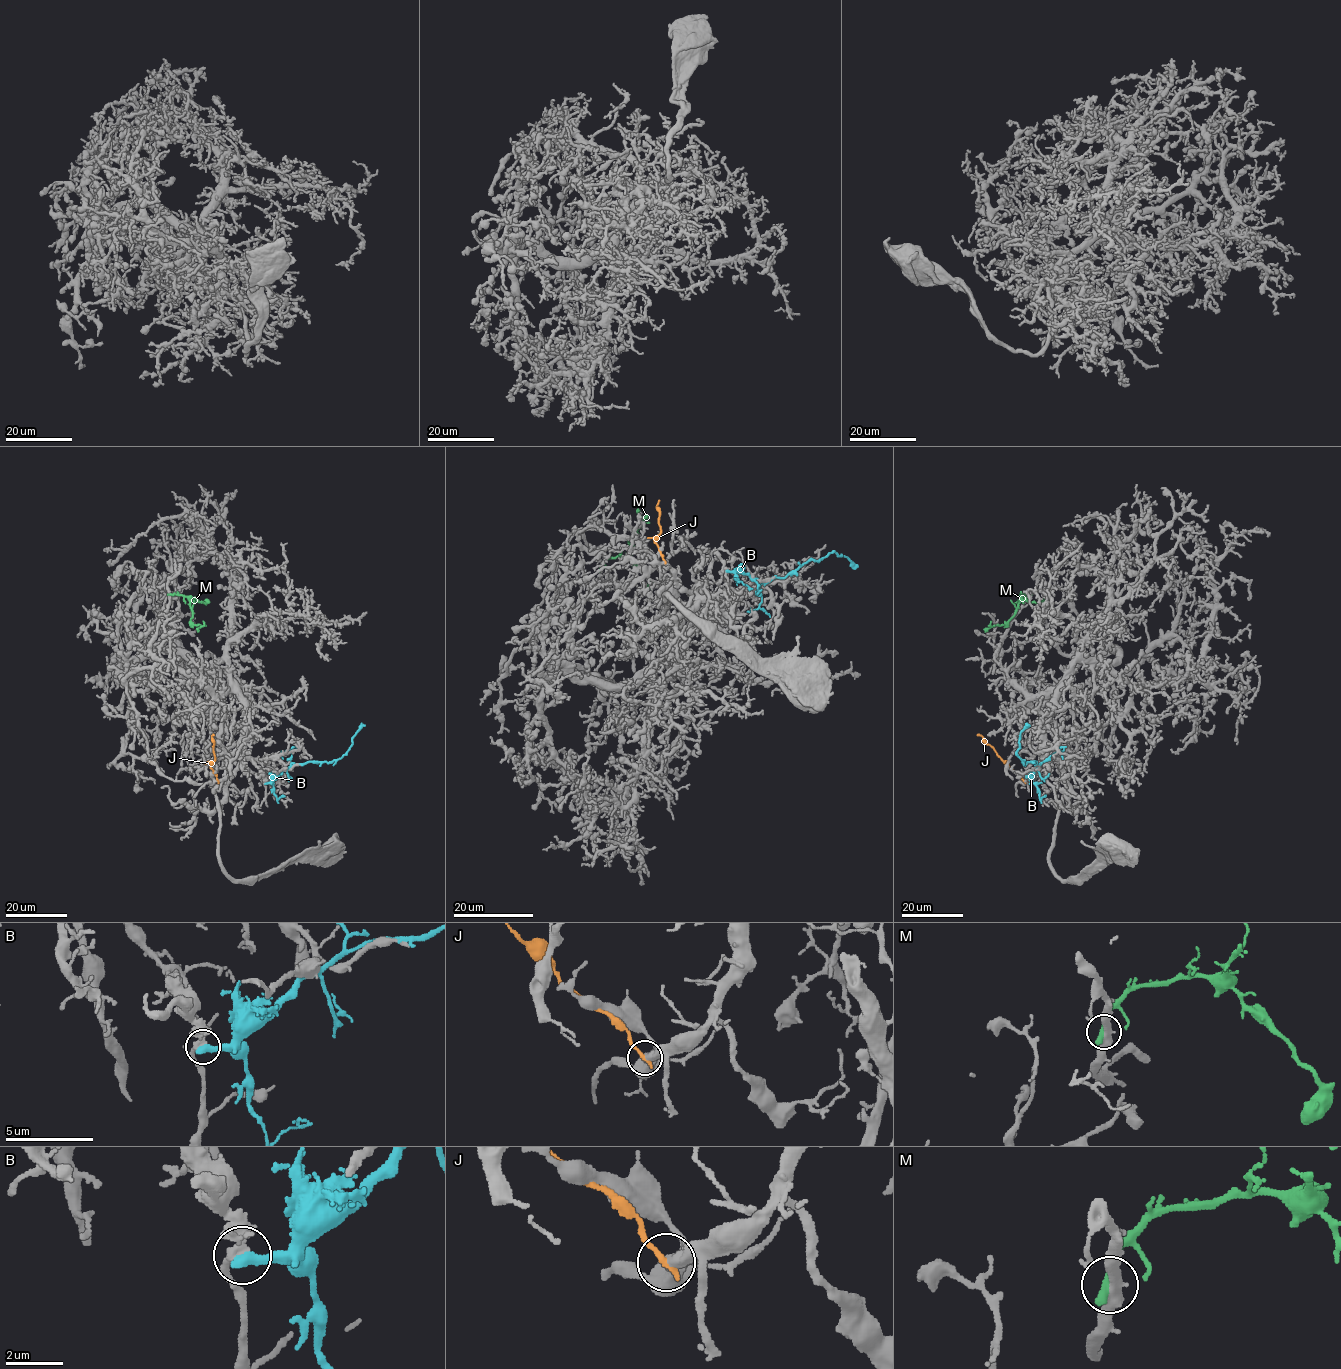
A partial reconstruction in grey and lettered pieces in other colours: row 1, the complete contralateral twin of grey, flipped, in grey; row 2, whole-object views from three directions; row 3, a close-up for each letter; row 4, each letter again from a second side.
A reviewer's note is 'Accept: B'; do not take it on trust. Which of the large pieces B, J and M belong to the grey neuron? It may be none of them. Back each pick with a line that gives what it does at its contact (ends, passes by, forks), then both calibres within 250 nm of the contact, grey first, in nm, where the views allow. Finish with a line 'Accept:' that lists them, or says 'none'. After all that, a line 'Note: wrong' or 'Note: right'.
Accept: none
Note: wrong

